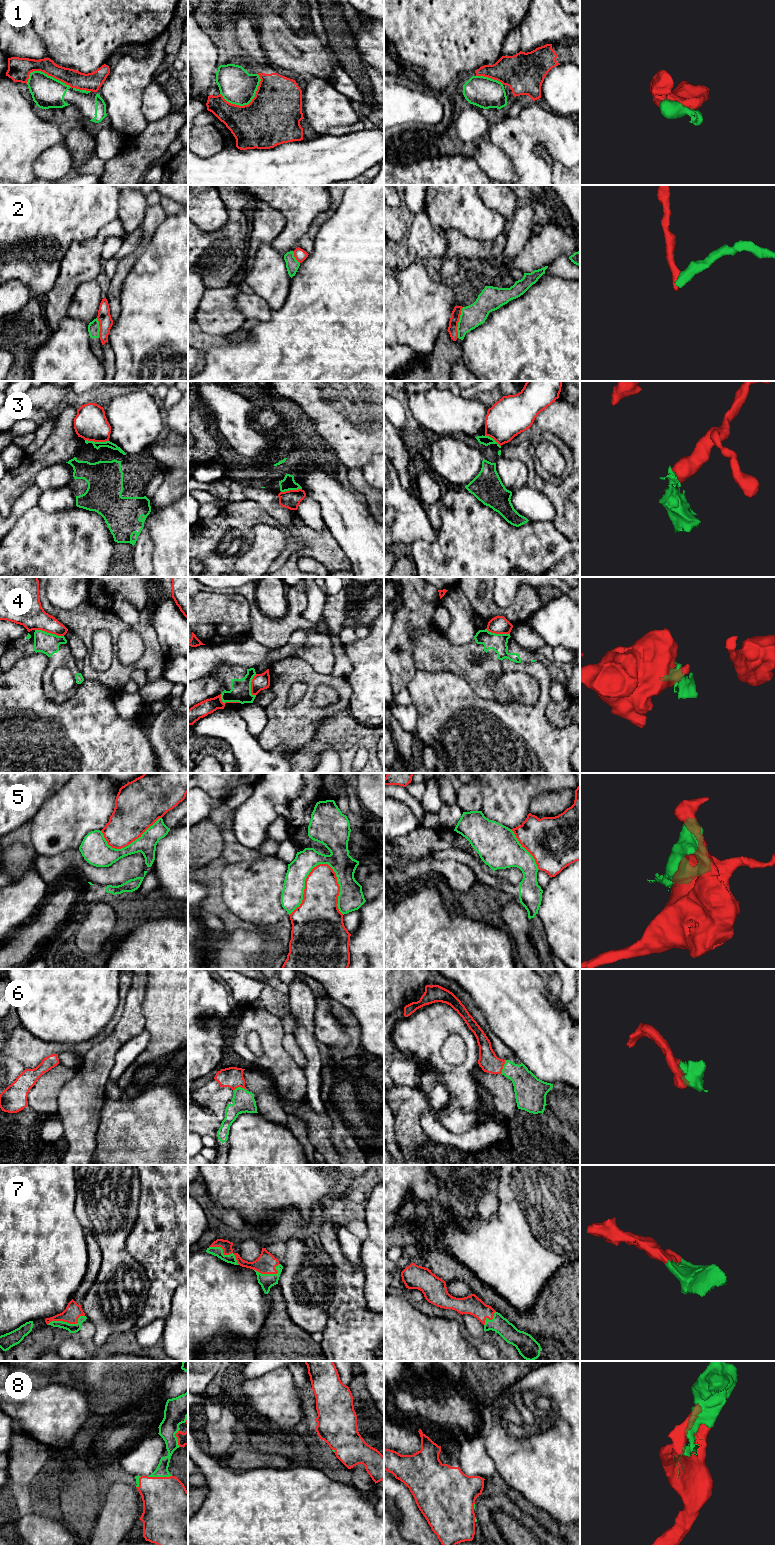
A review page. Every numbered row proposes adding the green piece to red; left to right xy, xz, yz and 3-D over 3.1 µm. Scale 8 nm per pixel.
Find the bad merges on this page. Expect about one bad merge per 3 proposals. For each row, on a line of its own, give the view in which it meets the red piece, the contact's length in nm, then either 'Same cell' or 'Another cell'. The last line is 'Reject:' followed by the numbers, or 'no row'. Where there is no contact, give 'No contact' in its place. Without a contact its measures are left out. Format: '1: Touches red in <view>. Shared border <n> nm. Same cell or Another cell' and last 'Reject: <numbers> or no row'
1: Touches red in xz. Shared border 360 nm. Another cell
2: Touches red in yz. Shared border 260 nm. Another cell
3: Touches red in xy. Shared border 190 nm. Another cell
4: Touches red in xy. Shared border 240 nm. Another cell
5: Touches red in xz. Shared border 500 nm. Another cell
6: Touches red in xz. Shared border 120 nm. Same cell
7: Touches red in xy. Shared border 320 nm. Same cell
8: Touches red in xy. Shared border 200 nm. Same cell
Reject: 1, 2, 3, 4, 5

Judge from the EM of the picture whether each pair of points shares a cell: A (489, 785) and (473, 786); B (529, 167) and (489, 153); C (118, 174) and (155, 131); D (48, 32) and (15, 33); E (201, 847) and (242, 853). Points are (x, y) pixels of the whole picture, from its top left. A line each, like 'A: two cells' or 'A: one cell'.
A: two cells
B: two cells
C: one cell
D: two cells
E: two cells

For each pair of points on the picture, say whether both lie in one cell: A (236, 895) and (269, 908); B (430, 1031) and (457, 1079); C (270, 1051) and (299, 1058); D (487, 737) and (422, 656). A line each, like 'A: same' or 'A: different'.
A: same
B: same
C: different
D: different

